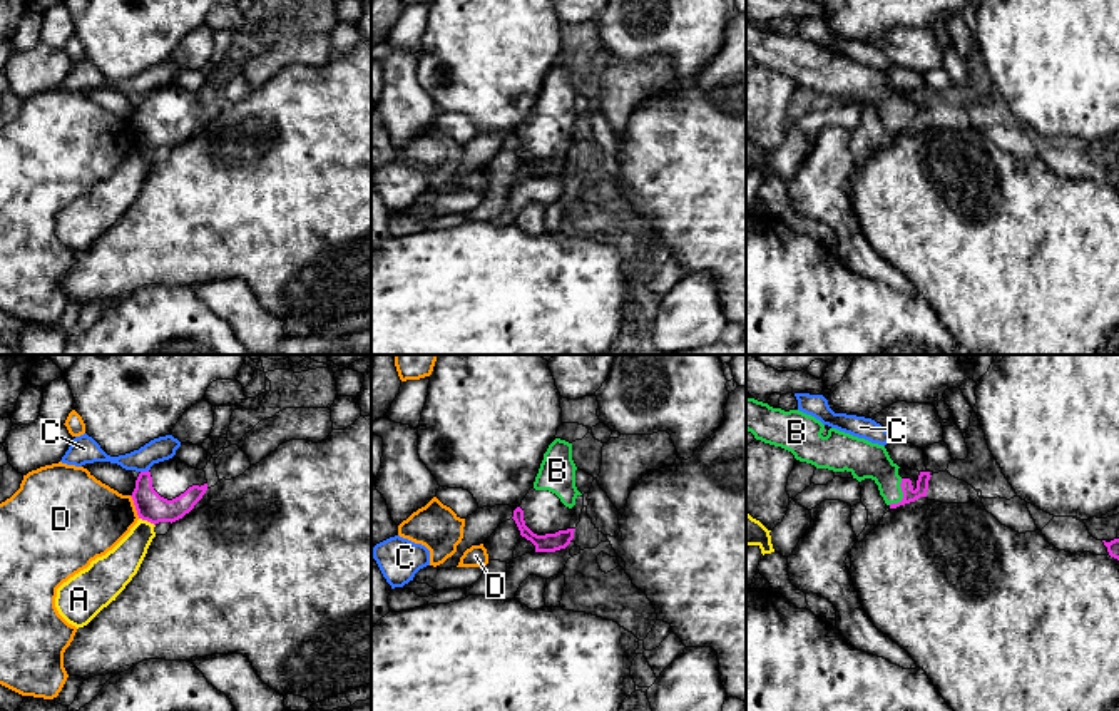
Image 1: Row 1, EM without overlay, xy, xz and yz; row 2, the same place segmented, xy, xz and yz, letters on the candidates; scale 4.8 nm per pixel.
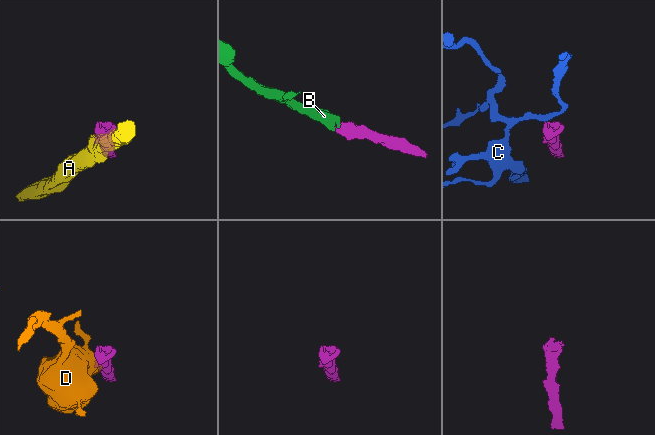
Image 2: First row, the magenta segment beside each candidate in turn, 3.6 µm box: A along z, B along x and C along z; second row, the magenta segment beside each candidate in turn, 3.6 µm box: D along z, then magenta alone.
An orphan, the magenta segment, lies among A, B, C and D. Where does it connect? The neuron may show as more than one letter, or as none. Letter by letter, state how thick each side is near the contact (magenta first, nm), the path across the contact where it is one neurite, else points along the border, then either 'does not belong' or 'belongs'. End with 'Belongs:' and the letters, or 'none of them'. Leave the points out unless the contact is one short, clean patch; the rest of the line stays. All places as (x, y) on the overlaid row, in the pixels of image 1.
A: 140/170 nm | along xy (139, 517), (154, 526) | does not belong
B: 60/180 nm | across yz (922, 484), (914, 494), (904, 496), (865, 460) | belongs
C: 140/120 nm | along xy (148, 469), (141, 472) | does not belong
D: 140/380 nm | does not belong
Belongs: B

